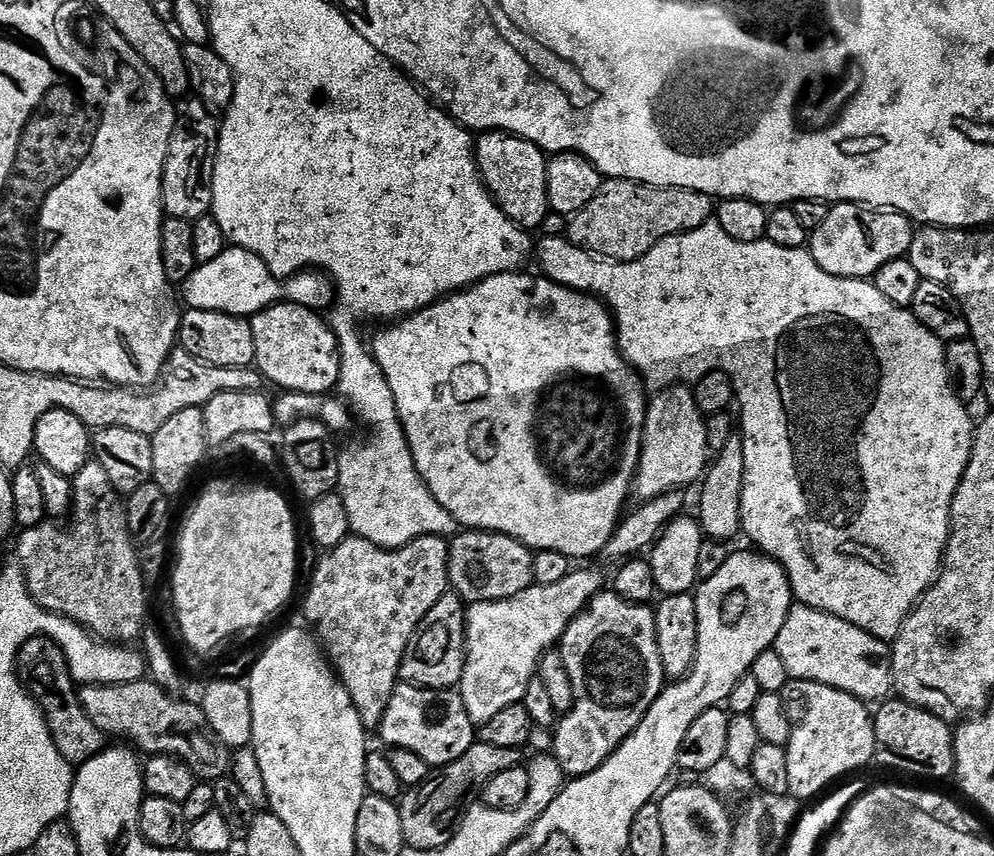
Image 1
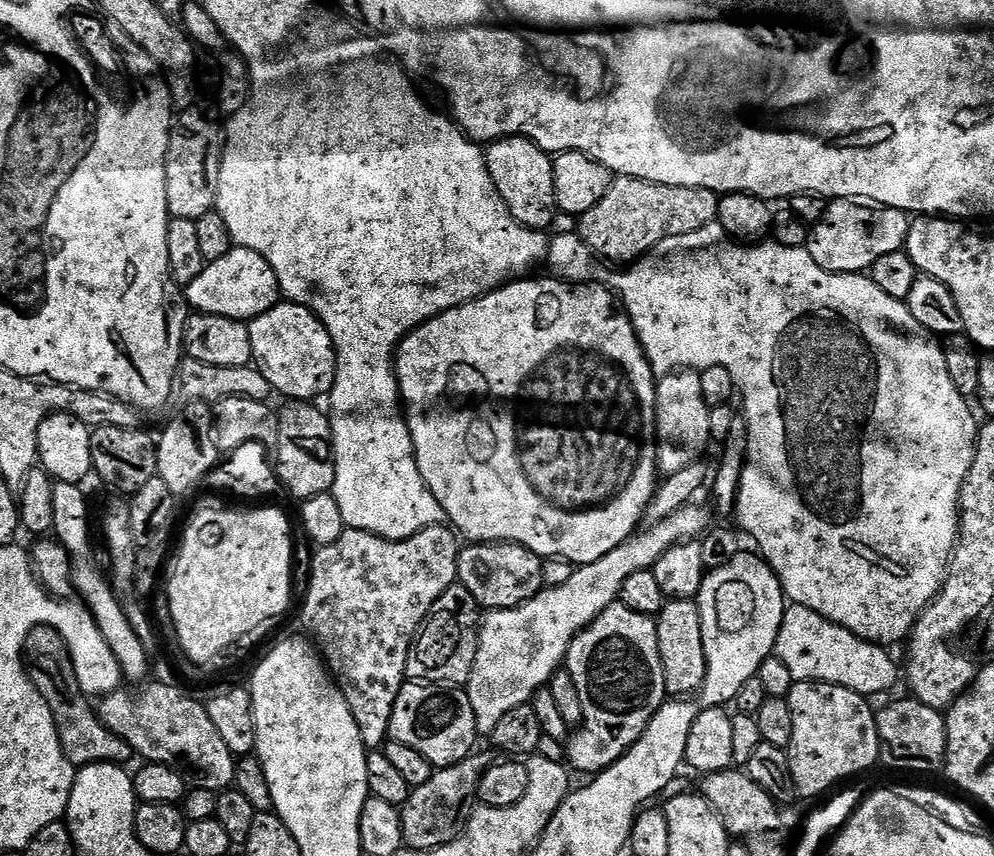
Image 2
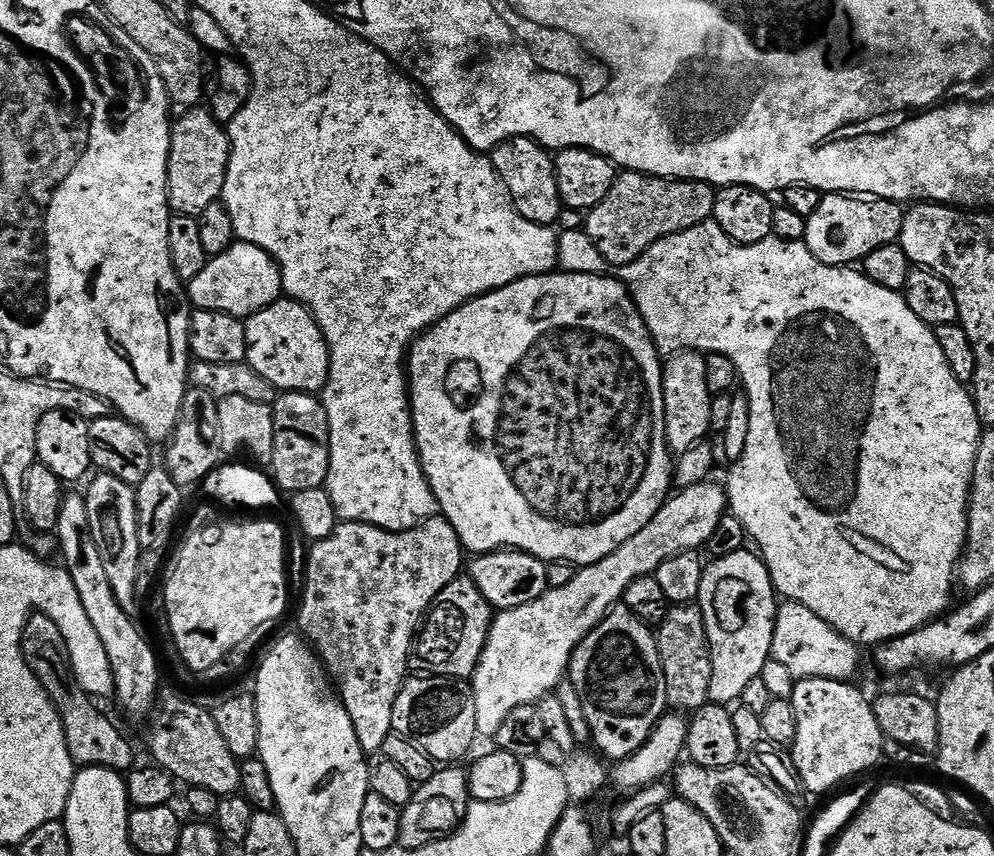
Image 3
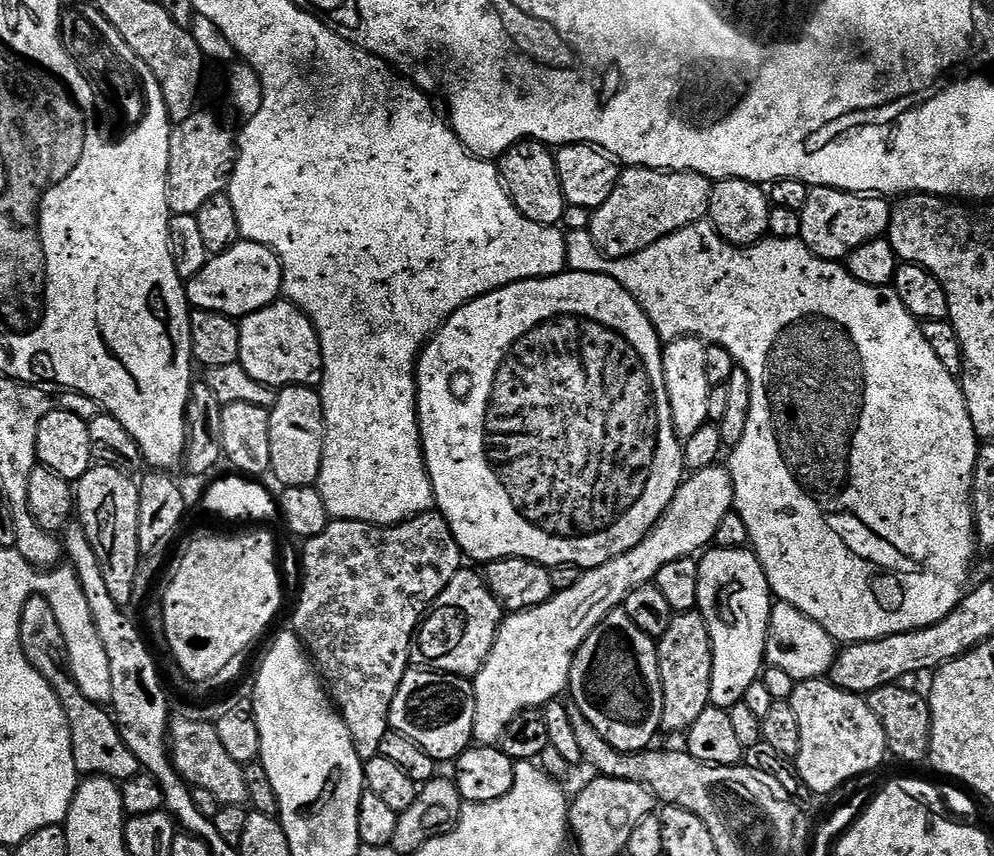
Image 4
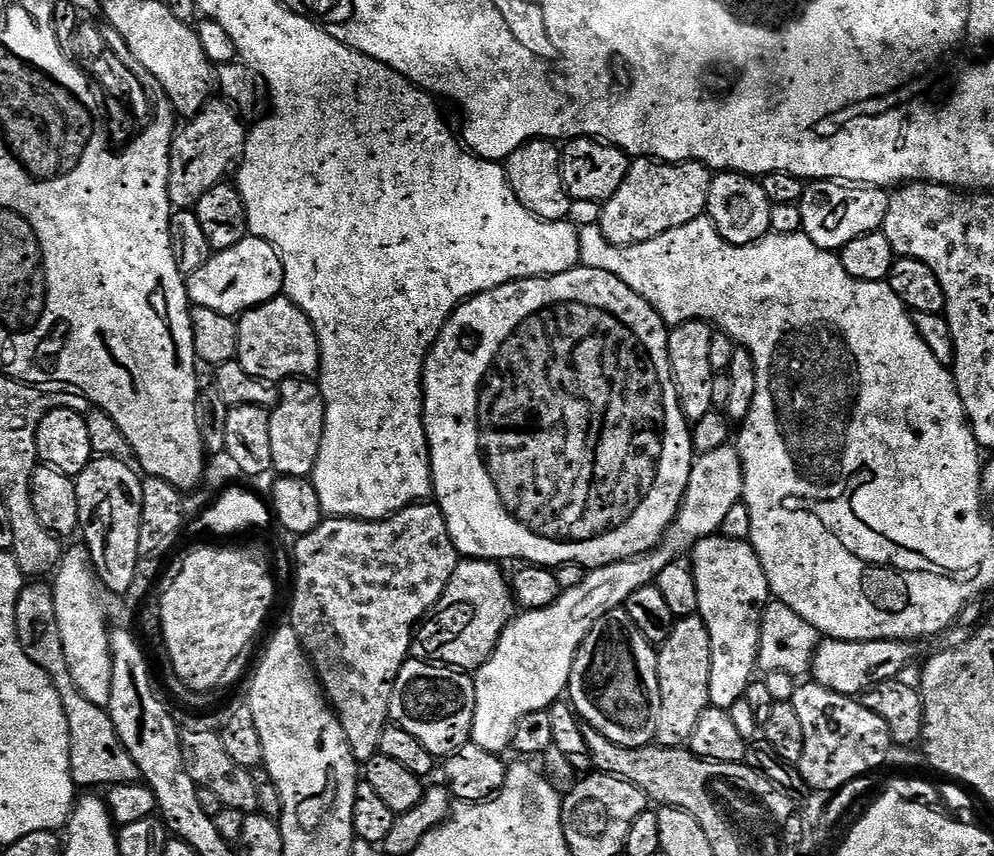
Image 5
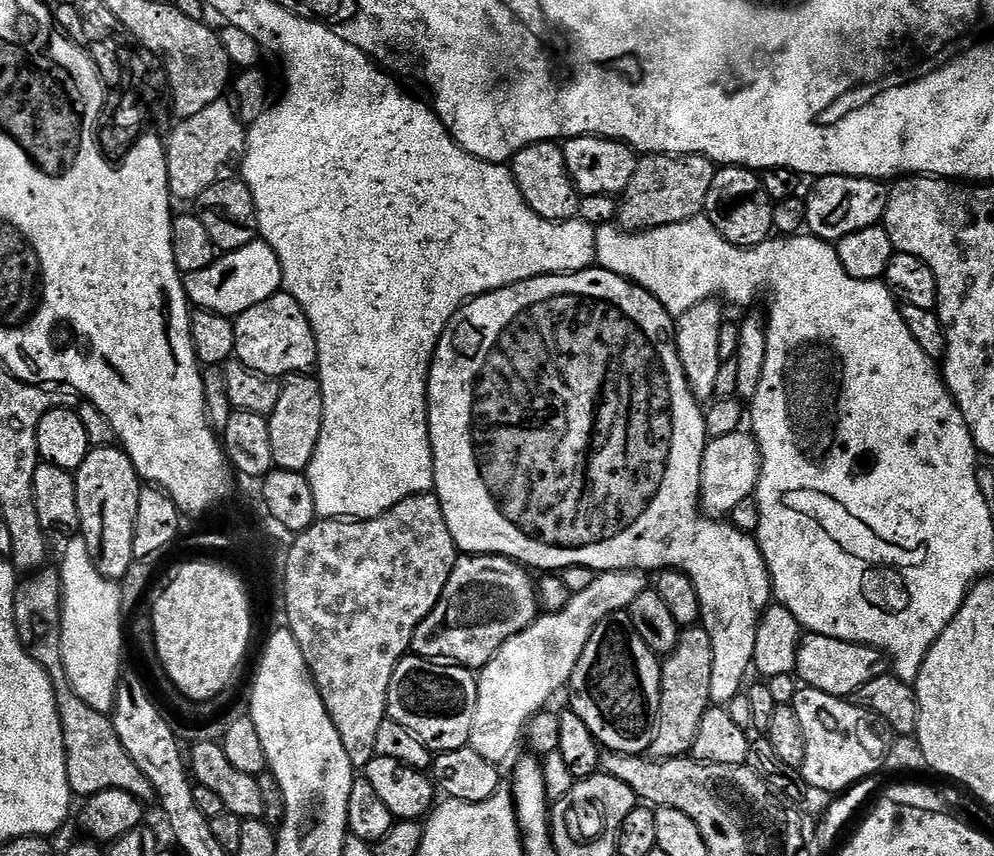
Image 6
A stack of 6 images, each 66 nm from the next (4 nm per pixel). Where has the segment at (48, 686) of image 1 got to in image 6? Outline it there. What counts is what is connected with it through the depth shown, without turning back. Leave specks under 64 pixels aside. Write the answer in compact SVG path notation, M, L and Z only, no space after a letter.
M45 566L19 581L14 602L16 633L30 658L46 670L52 680L56 695L56 709L60 715L60 725L64 735L64 757L68 785L77 797L87 798L102 790L126 790L134 798L145 802L153 799L154 793L150 778L138 770L134 758L126 754L111 719L98 710L91 709L74 692L74 686L67 677L62 658L62 614L63 586L60 573L55 567Z

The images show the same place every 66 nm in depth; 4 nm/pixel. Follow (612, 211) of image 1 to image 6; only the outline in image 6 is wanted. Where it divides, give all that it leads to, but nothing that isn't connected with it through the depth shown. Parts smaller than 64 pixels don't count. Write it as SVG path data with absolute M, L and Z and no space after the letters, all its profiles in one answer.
M648 154L637 159L634 178L630 178L630 186L619 197L615 219L625 232L646 232L649 228L661 228L677 224L683 220L692 220L704 212L706 194L710 194L710 182L714 182L718 168L704 156L666 156Z

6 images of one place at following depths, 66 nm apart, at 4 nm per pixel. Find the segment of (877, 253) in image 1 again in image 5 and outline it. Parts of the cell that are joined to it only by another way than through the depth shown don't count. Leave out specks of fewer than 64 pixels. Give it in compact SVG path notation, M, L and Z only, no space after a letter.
M814 180L805 187L800 200L802 231L814 246L827 252L839 253L854 238L881 231L888 213L889 193L882 188L857 186L838 180Z

